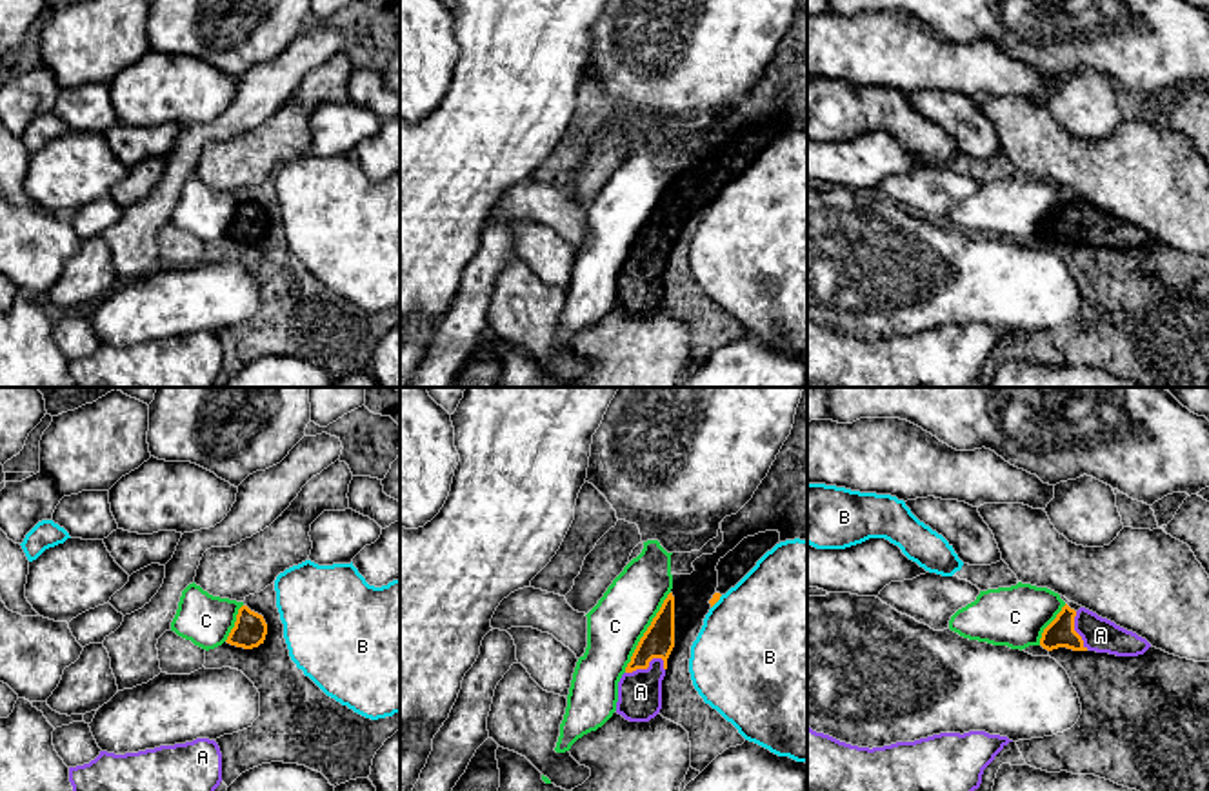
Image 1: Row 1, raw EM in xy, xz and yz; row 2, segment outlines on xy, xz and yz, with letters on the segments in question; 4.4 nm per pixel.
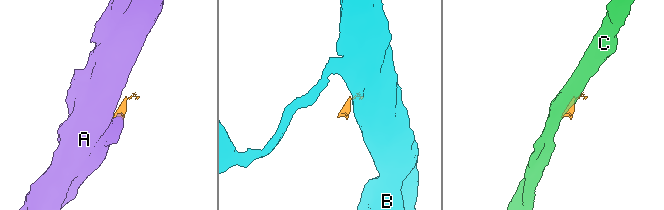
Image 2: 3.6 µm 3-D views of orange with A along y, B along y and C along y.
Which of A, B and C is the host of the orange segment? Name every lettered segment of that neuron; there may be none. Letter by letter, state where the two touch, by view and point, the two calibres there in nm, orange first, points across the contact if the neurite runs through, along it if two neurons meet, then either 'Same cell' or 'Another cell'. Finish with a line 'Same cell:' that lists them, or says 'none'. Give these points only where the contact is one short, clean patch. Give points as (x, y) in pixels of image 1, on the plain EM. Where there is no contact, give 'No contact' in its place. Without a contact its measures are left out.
A: Touches orange at xz (646, 260). Thickness 140 nm (orange) against 190 nm. Path across: xz (659, 233), (646, 260), (640, 284). Same cell
B: Touches orange at xz (717, 193). Thickness 40 nm (orange) against 500 nm. Boundary: xz (722, 188), (711, 200). Another cell
C: Touches orange at xz (646, 224). Thickness 140 nm (orange) against 260 nm. Boundary: xz (669, 184), (624, 264). Another cell
Same cell: A

